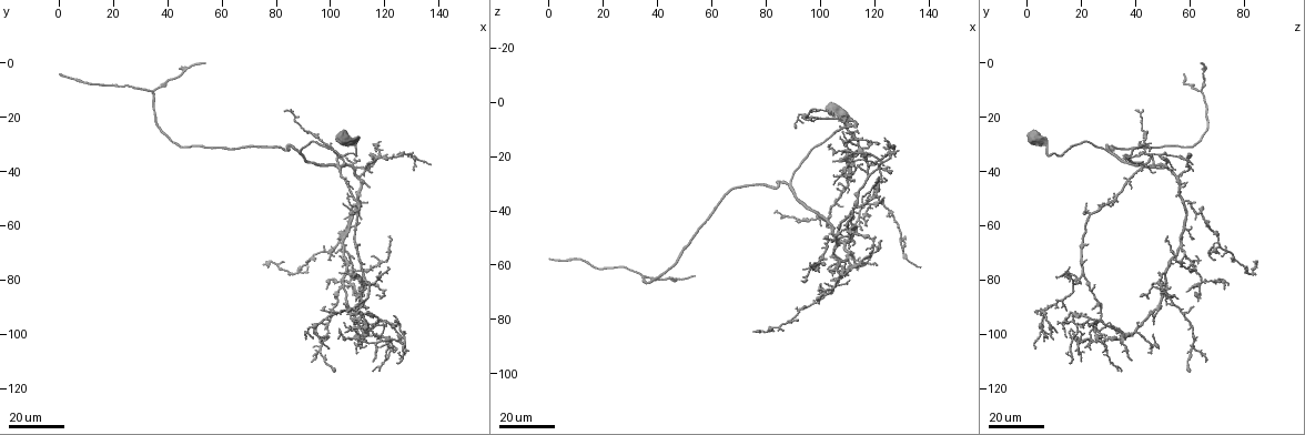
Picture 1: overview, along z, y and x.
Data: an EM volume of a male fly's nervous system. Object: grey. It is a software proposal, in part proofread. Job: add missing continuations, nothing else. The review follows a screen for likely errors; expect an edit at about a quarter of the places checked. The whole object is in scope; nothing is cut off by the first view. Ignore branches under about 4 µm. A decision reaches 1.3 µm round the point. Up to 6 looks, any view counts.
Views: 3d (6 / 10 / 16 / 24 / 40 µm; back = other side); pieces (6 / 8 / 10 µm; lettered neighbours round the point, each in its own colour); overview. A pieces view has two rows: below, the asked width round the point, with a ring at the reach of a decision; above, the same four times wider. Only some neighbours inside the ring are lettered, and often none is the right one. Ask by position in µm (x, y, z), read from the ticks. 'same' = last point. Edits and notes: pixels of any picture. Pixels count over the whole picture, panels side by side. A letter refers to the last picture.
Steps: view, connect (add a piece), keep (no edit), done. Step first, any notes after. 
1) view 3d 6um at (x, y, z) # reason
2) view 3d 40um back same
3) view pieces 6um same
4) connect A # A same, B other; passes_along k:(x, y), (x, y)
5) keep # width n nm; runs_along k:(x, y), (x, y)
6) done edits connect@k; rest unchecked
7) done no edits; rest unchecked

view 3d 16um at (54, 0, 63) # branch stops here

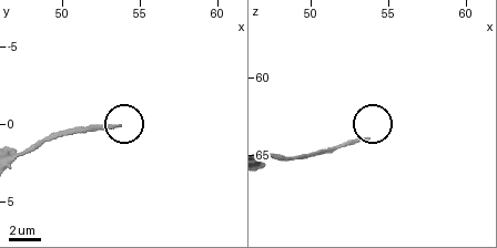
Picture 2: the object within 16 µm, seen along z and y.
view pieces 8um at (53.6, 0.0, 63.8) # see the neighbours

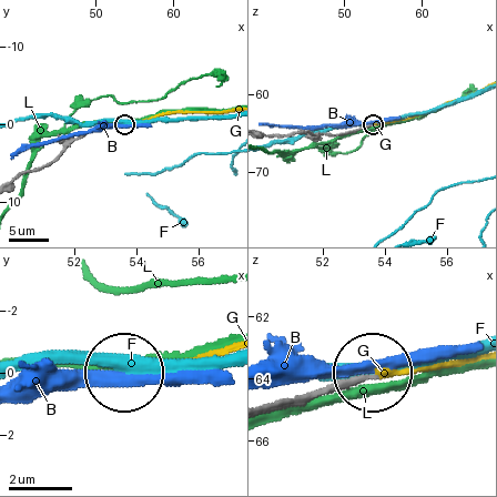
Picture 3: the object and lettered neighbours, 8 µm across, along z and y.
connect G # width 180 nm; B other, F other, G same, L other; passes_along 3:(293, 398), (473, 358); it goes on there

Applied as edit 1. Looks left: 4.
view overview

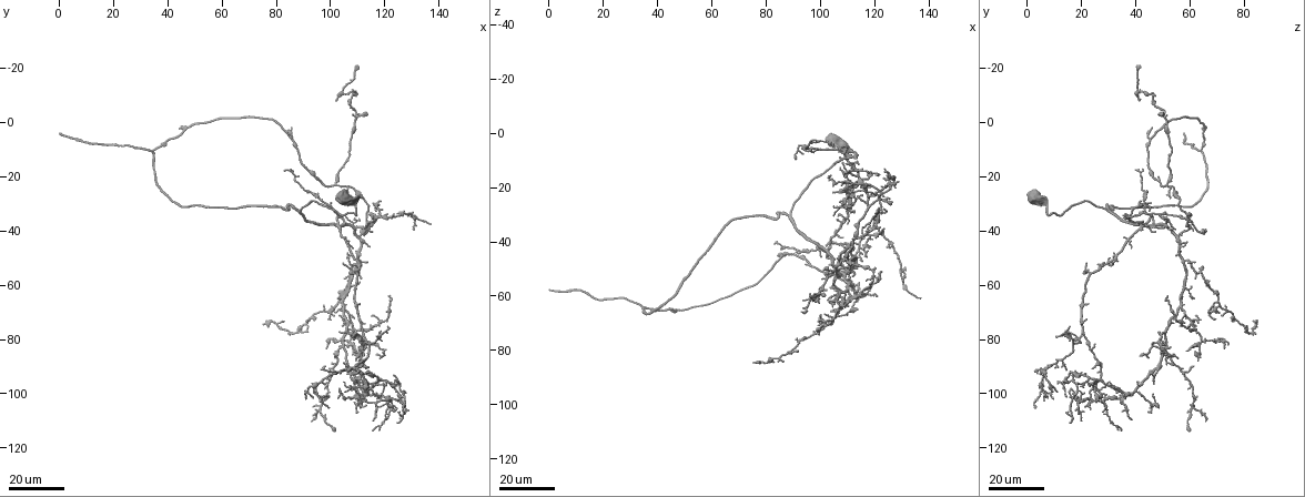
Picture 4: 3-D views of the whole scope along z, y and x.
view 3d 24um at (1, 5, 58) # an open end

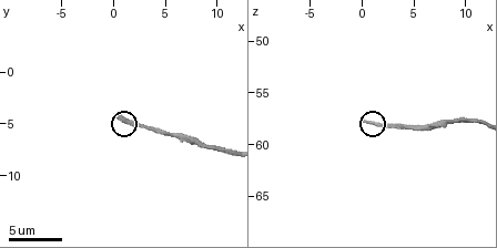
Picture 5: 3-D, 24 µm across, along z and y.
view pieces 10um at (0.4, 4.0, 57.6)

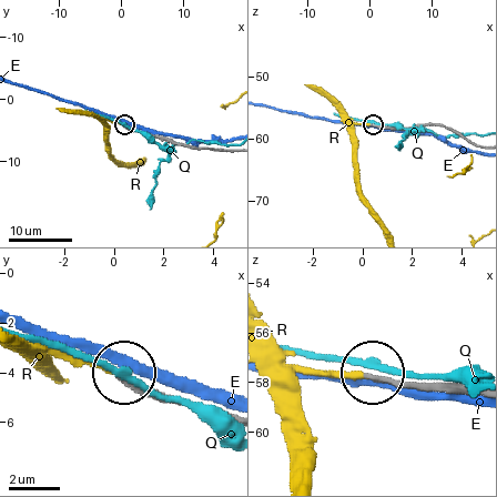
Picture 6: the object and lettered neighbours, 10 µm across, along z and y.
keep # E other, Q other, R other; runs_along 6:(466, 140), (436, 124), (374, 125); no lettered piece goes on from it

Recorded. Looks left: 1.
done edits connect@3; rest unchecked

